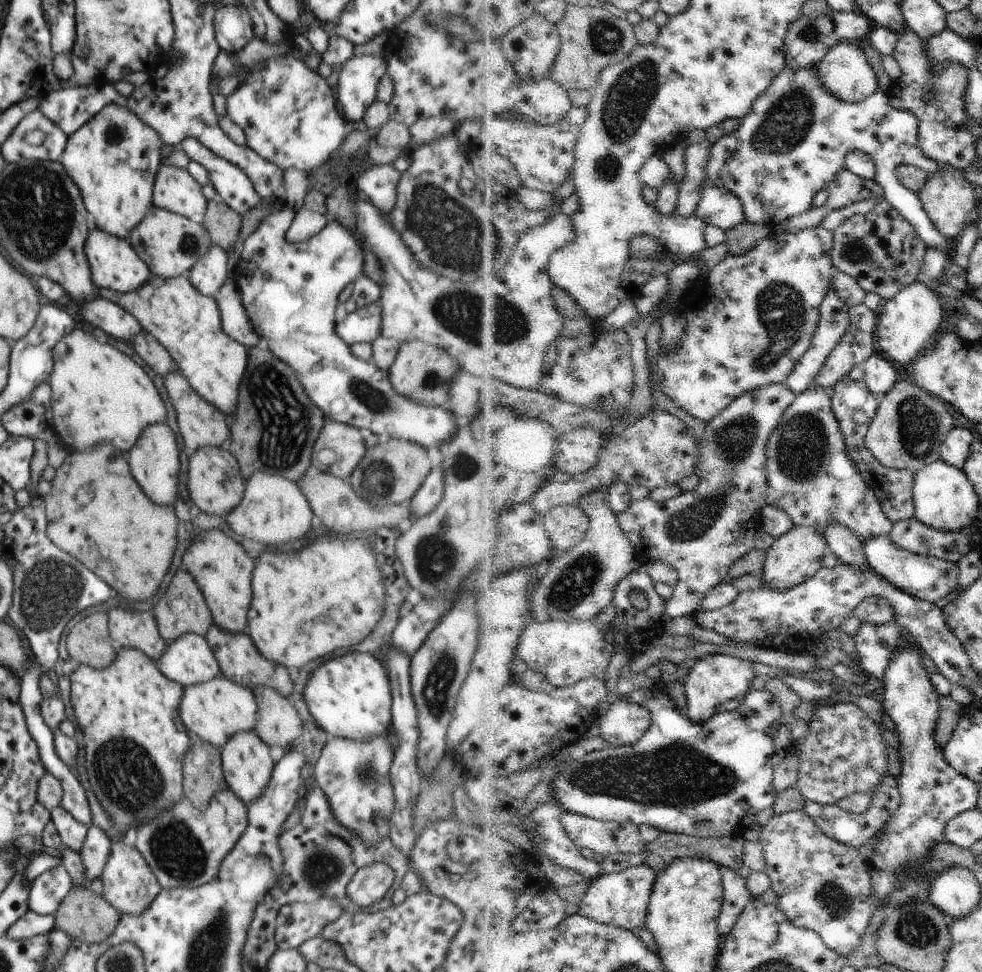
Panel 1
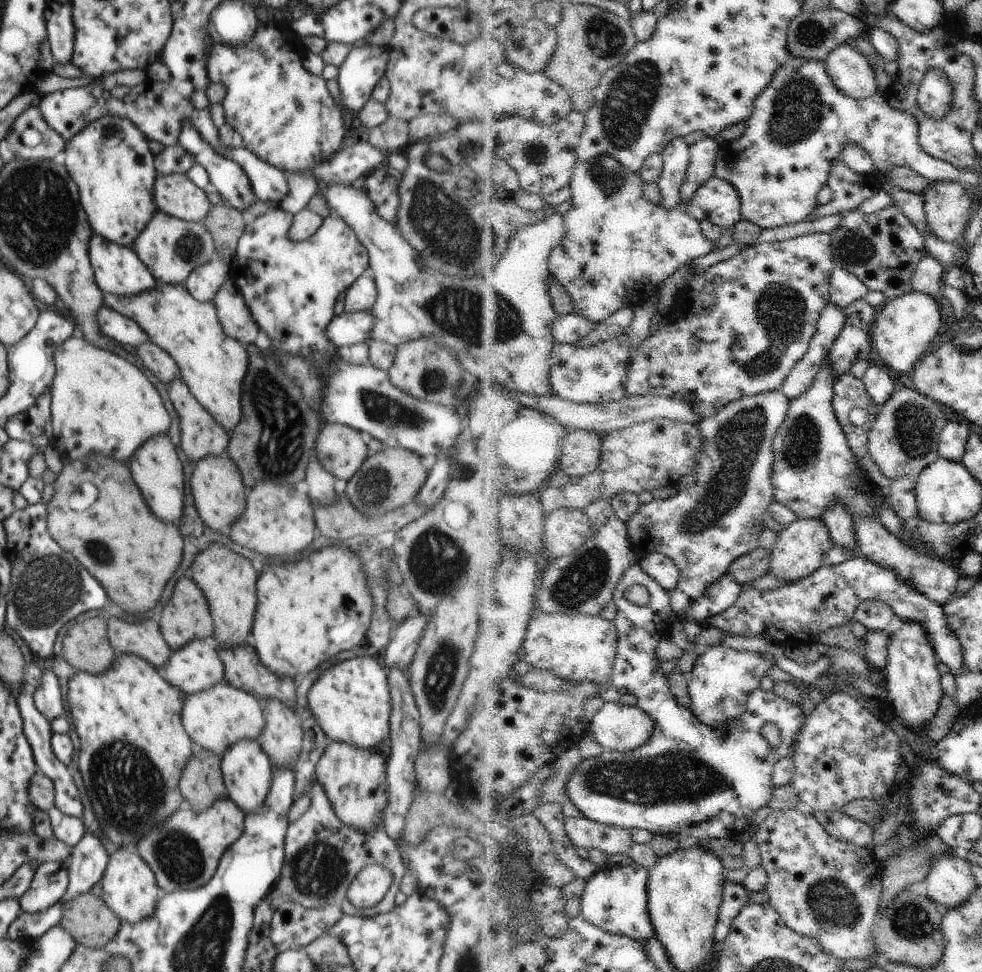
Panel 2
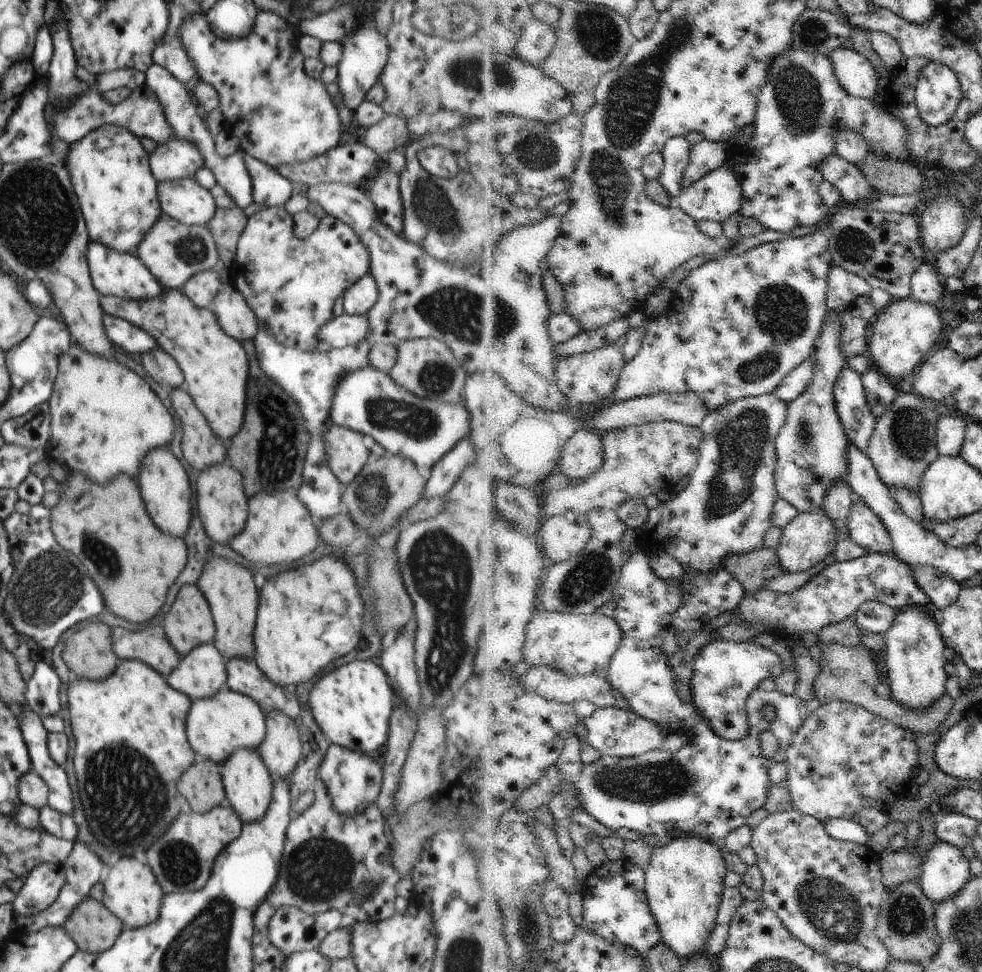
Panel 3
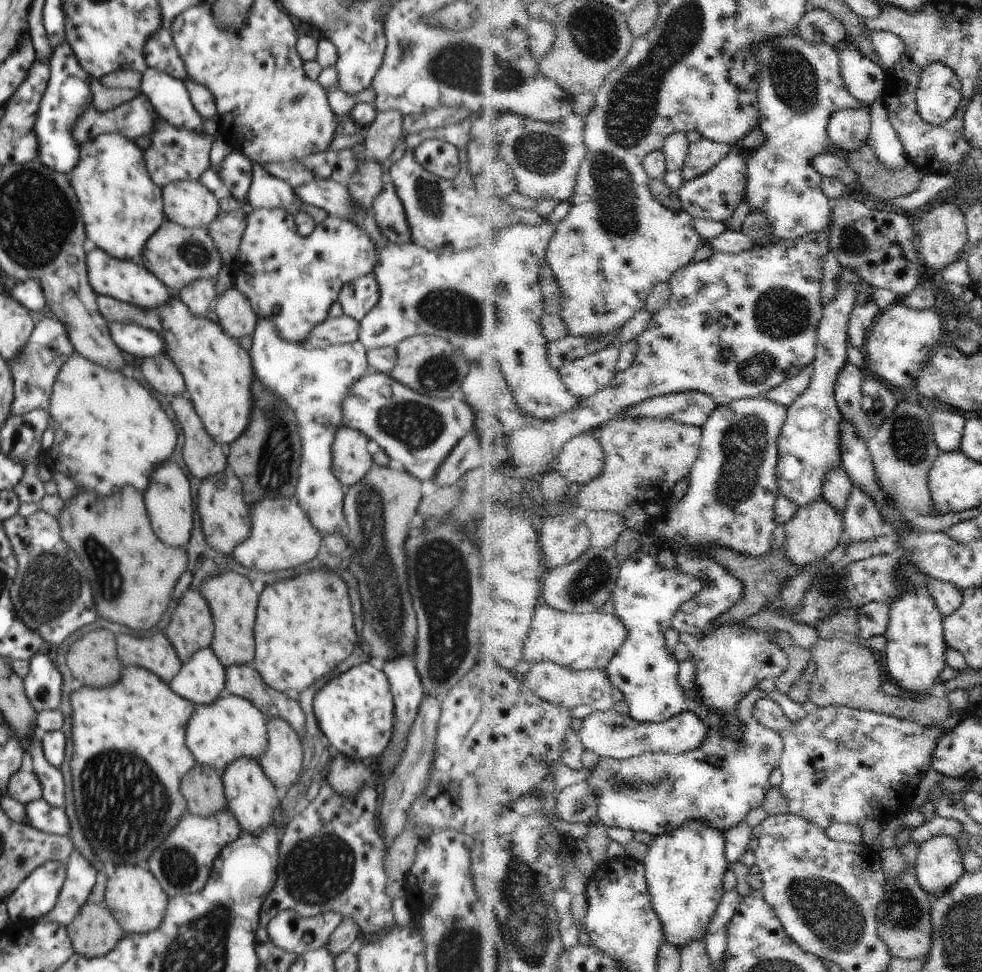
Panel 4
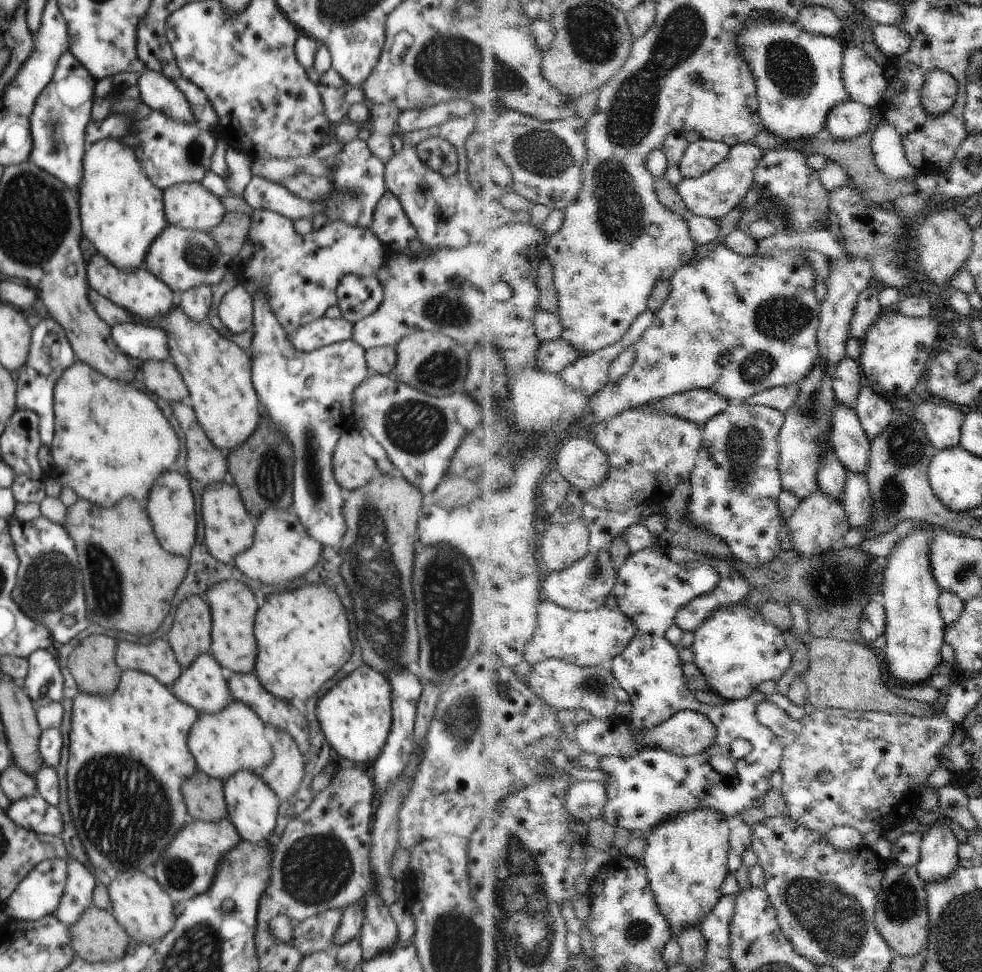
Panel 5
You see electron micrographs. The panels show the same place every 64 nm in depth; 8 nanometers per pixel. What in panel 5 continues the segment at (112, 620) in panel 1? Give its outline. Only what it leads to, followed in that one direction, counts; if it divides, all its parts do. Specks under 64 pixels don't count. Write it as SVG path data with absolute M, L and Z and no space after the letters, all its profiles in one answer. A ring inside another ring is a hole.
M162 638L138 646L136 642L119 640L115 660L122 673L126 670L144 670L145 674L152 674L160 684L168 688L183 672L169 642Z

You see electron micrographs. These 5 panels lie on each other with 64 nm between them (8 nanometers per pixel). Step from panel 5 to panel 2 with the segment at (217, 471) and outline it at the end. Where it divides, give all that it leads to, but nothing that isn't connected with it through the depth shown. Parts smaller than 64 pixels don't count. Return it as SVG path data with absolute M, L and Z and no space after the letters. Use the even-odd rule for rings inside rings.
M181 379L172 380L168 386L170 400L180 418L182 450L191 462L196 464L198 460L202 460L206 456L220 456L222 452L225 452L229 444L230 434L224 432L224 428L214 420L214 416L210 416L210 412L202 404L198 404L198 400L190 394L190 390Z

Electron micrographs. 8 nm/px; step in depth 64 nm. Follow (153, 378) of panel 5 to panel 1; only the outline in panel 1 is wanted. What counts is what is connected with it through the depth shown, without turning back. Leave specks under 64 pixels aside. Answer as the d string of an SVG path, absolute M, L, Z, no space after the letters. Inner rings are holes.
M142 329L141 333L133 336L132 342L135 352L146 364L150 365L156 374L166 376L170 371L173 371L173 358L153 334Z

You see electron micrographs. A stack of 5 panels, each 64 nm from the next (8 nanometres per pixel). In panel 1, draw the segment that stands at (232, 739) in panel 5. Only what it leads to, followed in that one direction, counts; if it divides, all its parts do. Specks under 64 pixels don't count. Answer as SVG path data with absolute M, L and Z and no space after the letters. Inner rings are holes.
M220 675L183 690L180 719L191 736L198 736L200 740L221 749L230 736L238 732L255 732L258 710L256 697L250 688Z

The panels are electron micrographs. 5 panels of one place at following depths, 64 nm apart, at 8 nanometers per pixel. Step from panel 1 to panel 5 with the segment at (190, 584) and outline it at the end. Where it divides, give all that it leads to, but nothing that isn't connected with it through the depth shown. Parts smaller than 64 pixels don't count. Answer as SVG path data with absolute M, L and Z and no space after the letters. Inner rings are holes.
M188 596L178 606L167 638L183 670L190 668L200 654L211 652L212 624L209 605L200 596Z

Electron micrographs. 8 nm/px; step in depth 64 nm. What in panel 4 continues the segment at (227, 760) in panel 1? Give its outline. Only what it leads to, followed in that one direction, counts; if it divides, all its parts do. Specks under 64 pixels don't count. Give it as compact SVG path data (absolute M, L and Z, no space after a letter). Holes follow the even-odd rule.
M238 758L221 773L221 778L227 803L226 812L236 818L241 830L258 834L277 819L281 793L268 780L259 762L250 758Z

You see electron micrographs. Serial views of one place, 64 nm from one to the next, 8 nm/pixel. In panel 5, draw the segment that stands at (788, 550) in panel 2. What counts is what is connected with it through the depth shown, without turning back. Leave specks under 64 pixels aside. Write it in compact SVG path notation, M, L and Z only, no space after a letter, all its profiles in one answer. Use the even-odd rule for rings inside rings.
M818 488L818 492L814 492L810 498L802 502L802 507L798 508L796 514L792 516L788 526L791 528L794 549L798 550L798 553L802 554L804 558L816 558L816 556L822 556L834 550L834 546L843 541L846 534L852 530L845 502L828 496L826 492L822 491L822 488Z

